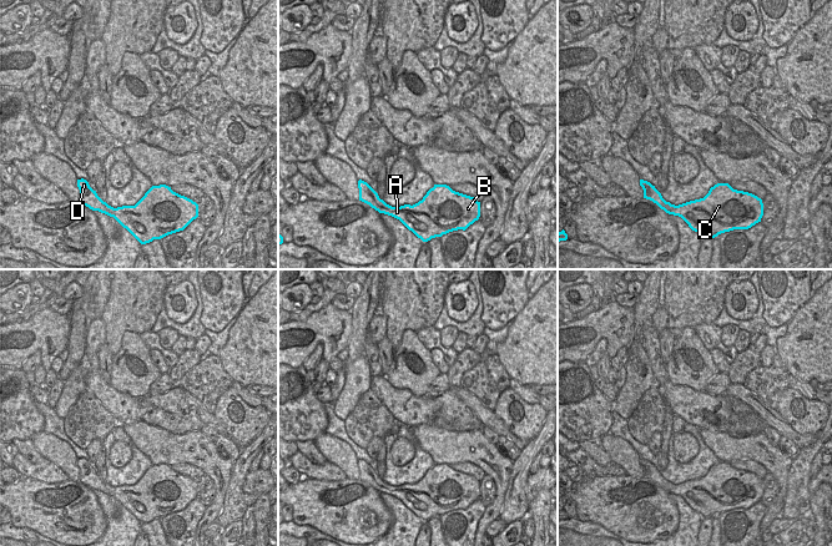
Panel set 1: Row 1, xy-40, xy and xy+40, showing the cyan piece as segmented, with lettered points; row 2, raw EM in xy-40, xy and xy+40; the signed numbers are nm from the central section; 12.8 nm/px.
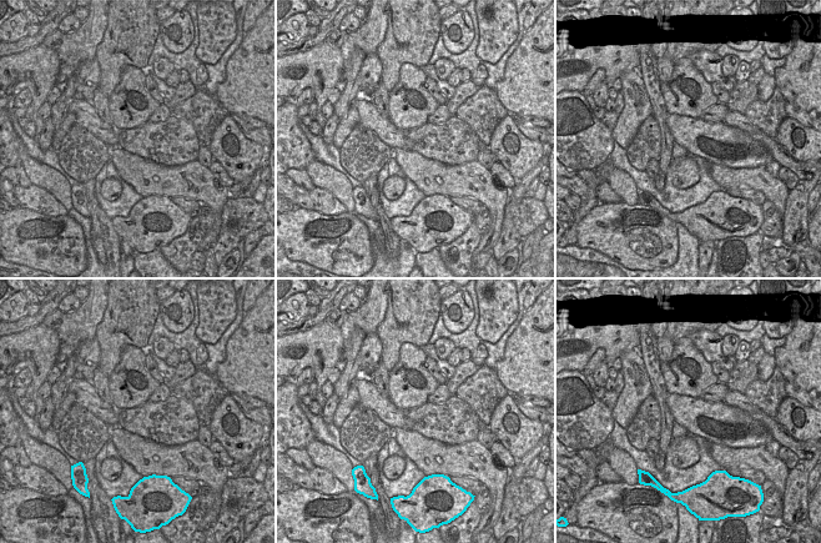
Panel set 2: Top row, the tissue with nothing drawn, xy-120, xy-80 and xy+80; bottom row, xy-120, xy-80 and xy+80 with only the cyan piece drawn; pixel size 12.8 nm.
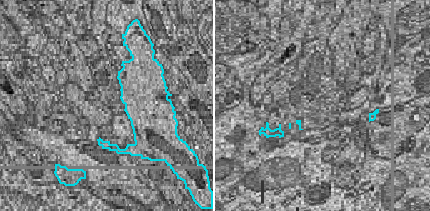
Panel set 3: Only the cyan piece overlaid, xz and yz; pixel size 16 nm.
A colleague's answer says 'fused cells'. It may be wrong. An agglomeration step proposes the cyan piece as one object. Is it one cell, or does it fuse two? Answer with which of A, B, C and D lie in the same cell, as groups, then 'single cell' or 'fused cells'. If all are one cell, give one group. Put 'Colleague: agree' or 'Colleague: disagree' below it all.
A B C / D | fused cells
Colleague: agree

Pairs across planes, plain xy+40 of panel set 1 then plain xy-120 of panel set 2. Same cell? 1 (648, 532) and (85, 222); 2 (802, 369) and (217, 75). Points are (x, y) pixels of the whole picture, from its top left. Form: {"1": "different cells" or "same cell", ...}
{"1": "different cells", "2": "different cells"}

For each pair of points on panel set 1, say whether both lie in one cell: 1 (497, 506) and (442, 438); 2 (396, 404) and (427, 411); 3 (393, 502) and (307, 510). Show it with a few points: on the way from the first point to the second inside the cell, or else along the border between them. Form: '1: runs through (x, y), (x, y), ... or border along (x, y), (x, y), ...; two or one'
1: runs through (500, 485), (498, 478), (473, 453), (463, 446); one
2: runs through (403, 409), (419, 410); one
3: border along (379, 493), (392, 514), (392, 525), (387, 532); two

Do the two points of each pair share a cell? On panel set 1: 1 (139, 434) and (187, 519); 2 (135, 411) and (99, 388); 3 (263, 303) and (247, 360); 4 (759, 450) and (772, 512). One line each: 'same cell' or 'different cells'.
1: different cells
2: same cell
3: same cell
4: same cell

